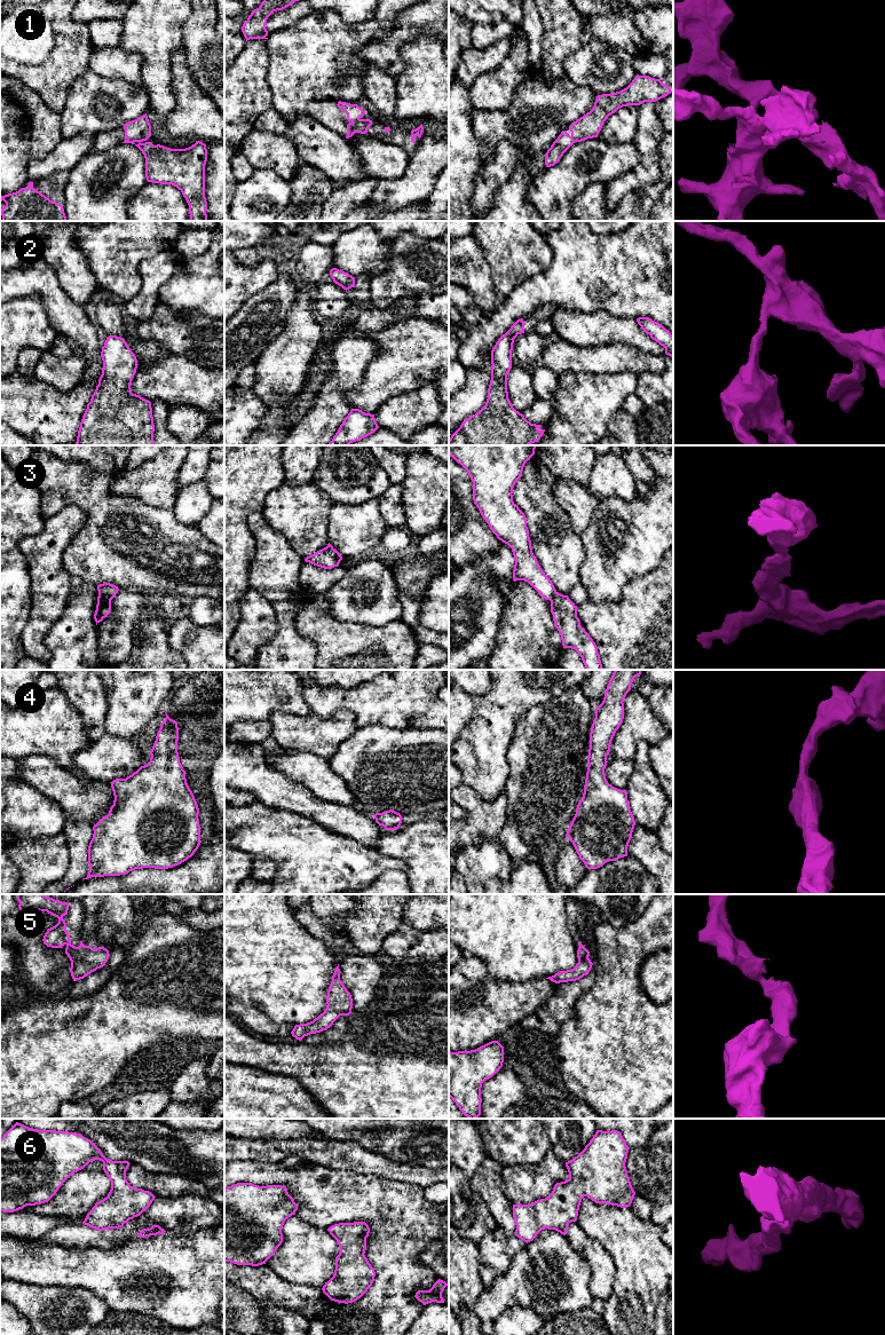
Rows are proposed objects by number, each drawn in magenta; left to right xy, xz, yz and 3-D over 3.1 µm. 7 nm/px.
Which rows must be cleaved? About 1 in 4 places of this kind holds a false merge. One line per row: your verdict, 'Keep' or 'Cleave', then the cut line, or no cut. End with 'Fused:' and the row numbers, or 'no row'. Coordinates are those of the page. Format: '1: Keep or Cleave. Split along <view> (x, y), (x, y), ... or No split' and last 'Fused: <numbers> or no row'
1: Keep. No split
2: Keep. No split
3: Cleave. Split along xy (99, 592), (110, 600)
4: Keep. No split
5: Keep. No split
6: Keep. No split
Fused: 3

